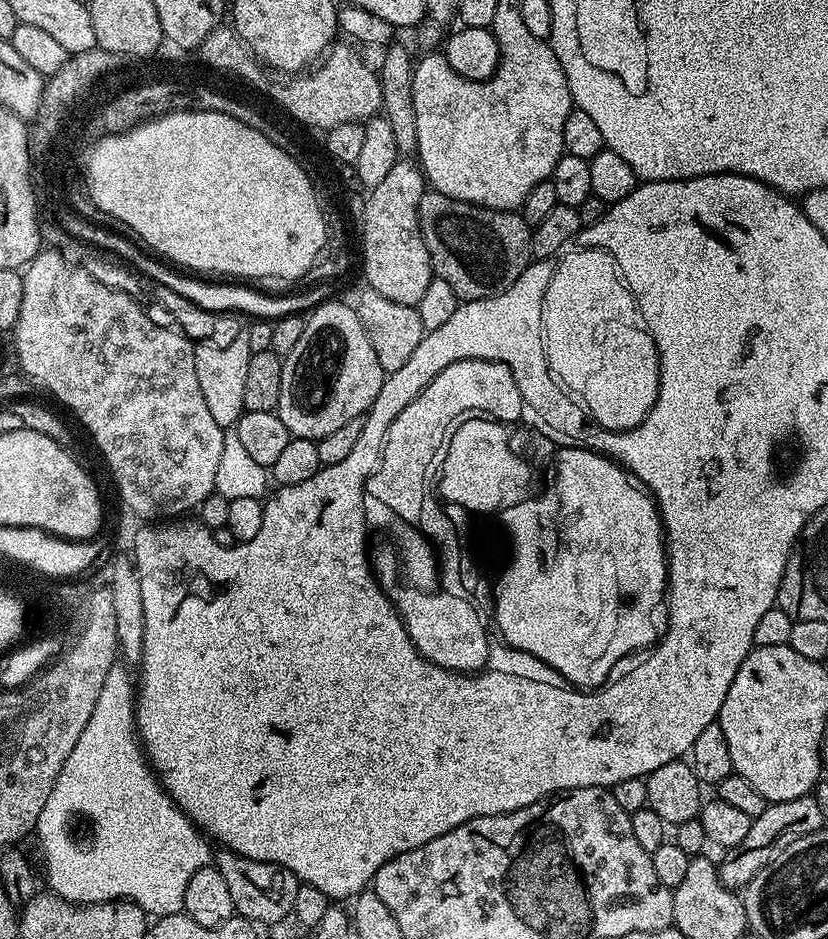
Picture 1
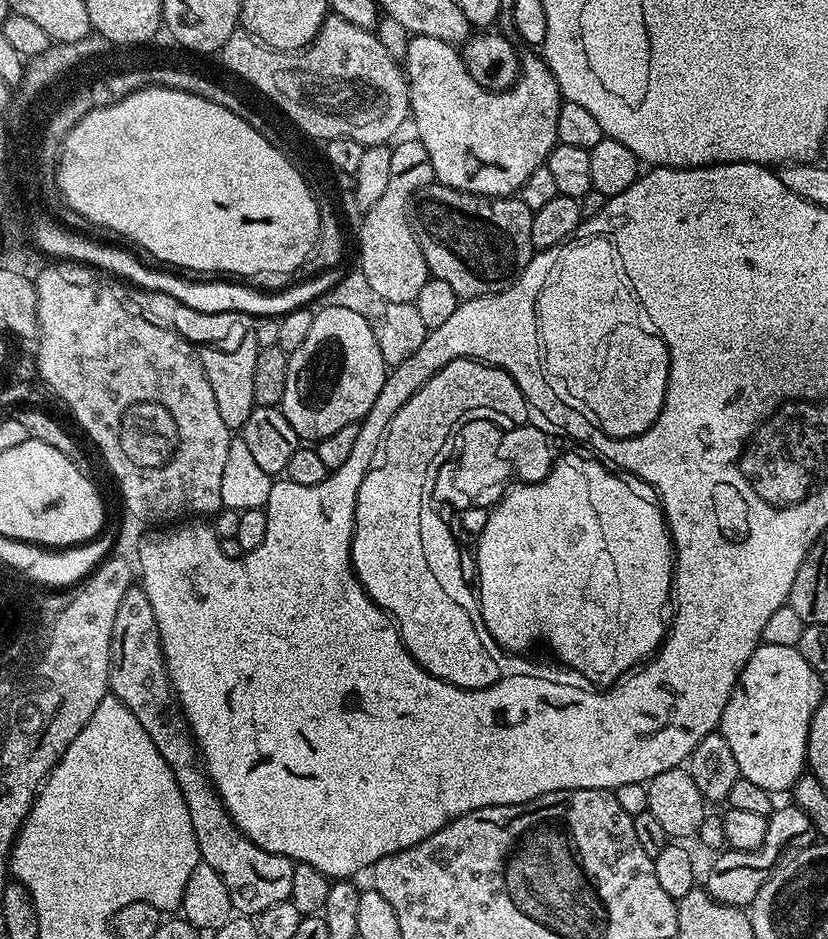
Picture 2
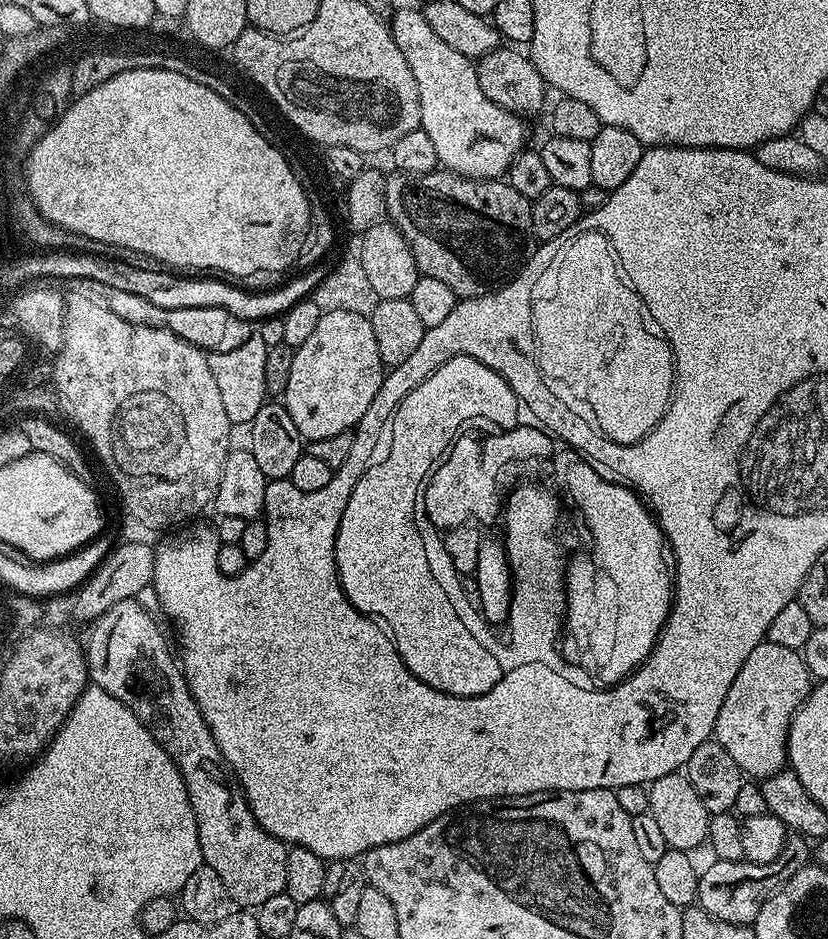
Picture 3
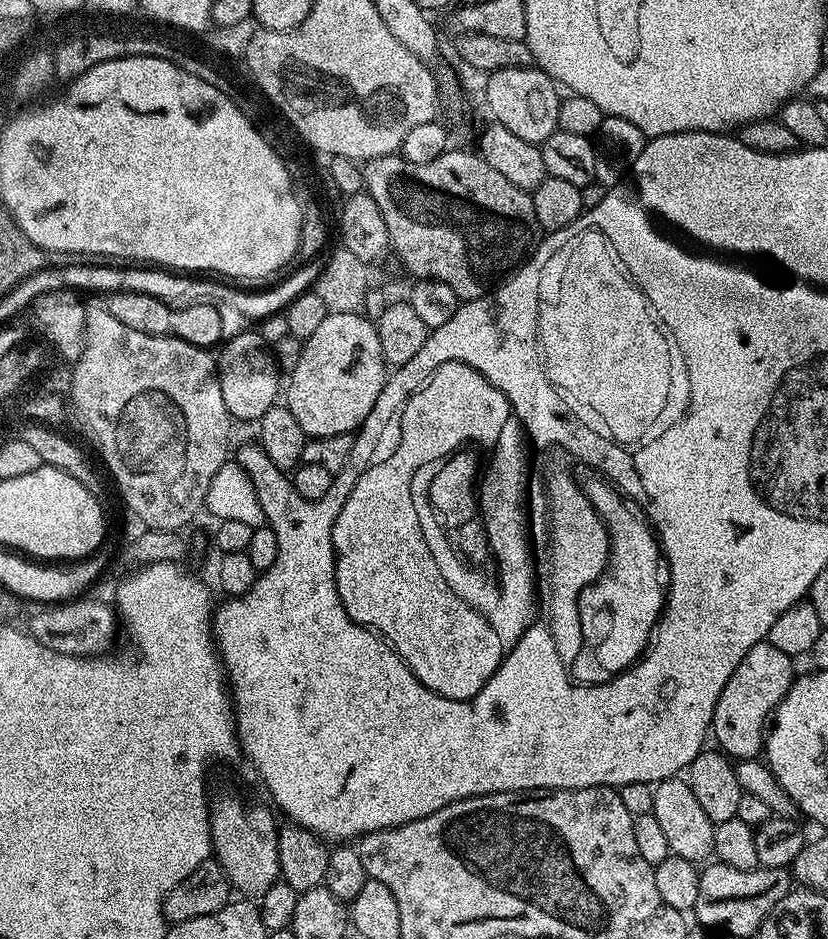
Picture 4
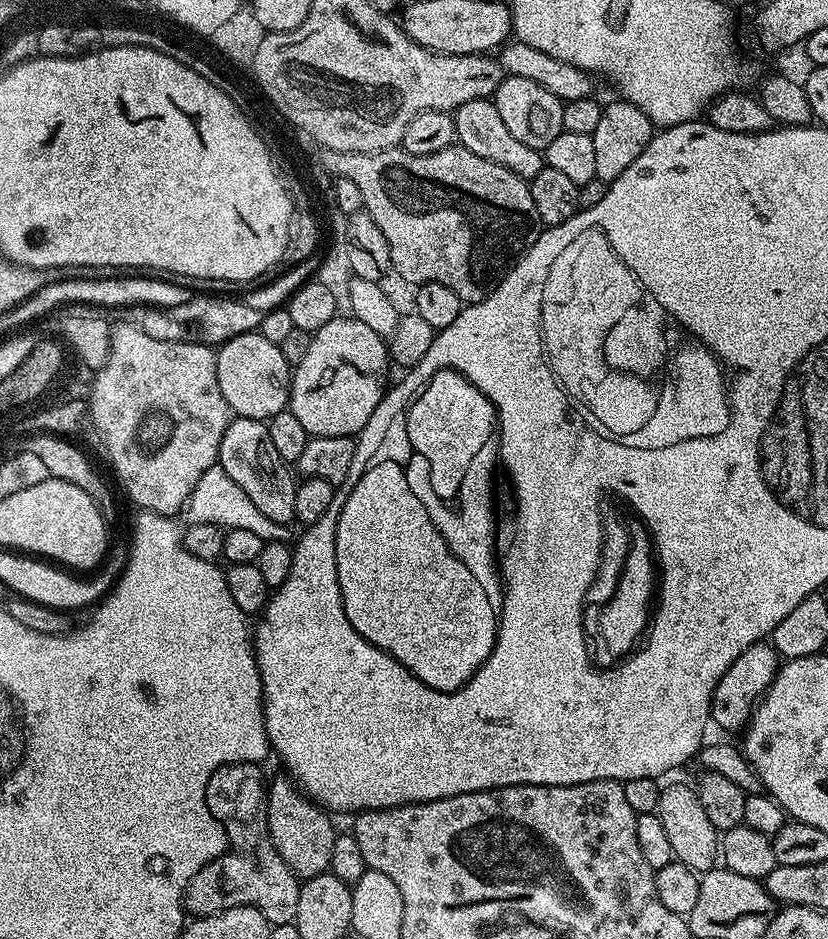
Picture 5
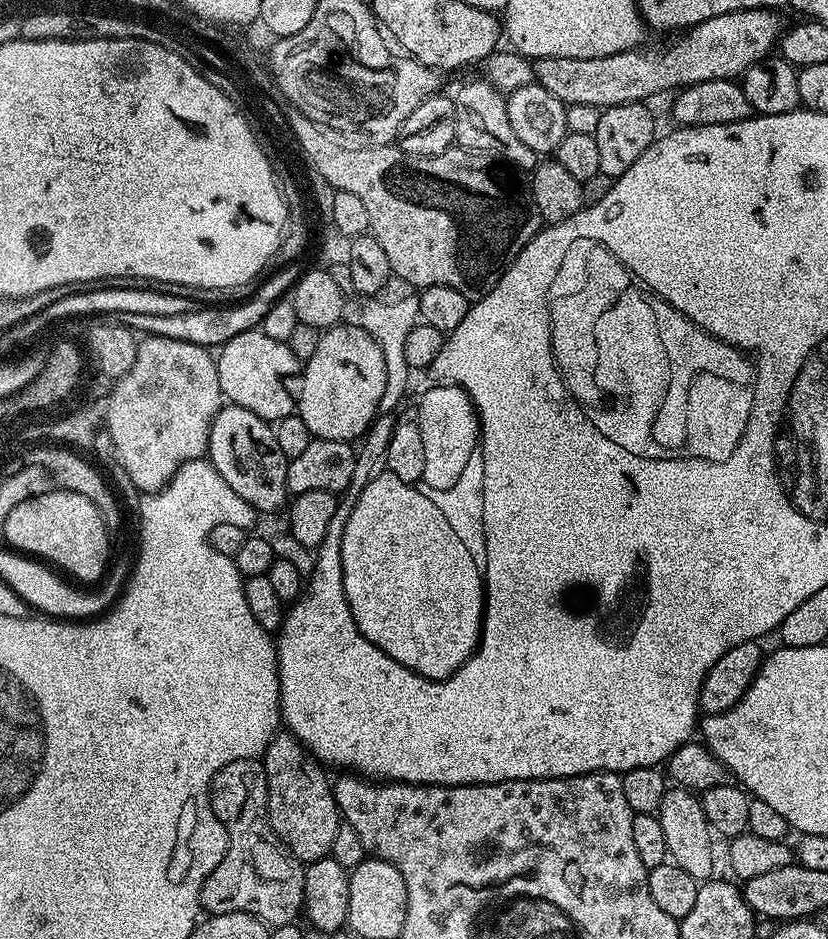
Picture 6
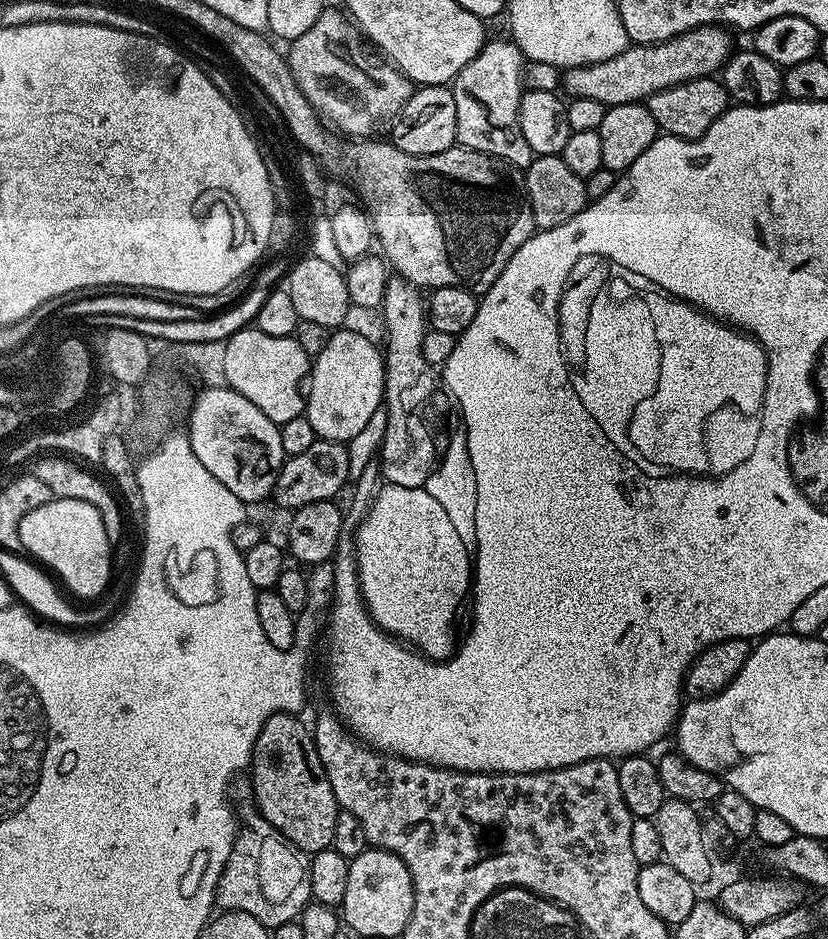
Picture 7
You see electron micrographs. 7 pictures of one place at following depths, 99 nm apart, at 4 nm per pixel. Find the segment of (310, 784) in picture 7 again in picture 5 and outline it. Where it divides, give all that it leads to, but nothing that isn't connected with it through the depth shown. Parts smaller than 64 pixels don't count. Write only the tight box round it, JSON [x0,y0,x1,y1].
[266,774,338,881]

